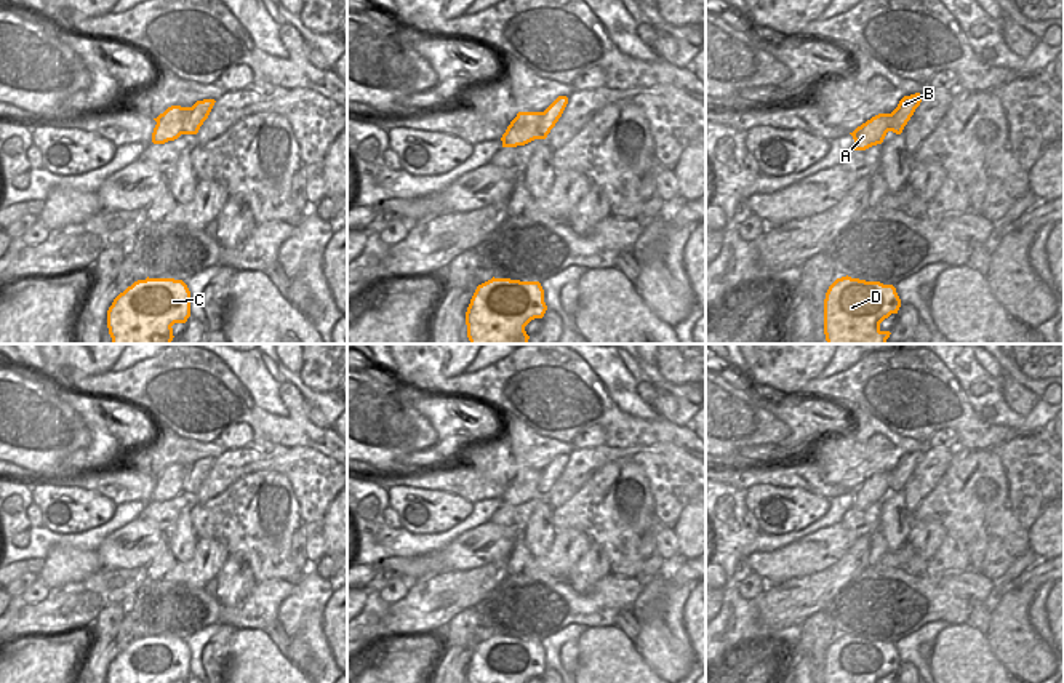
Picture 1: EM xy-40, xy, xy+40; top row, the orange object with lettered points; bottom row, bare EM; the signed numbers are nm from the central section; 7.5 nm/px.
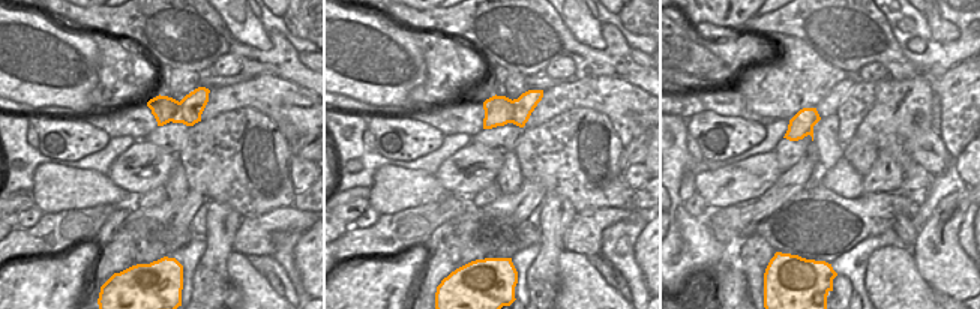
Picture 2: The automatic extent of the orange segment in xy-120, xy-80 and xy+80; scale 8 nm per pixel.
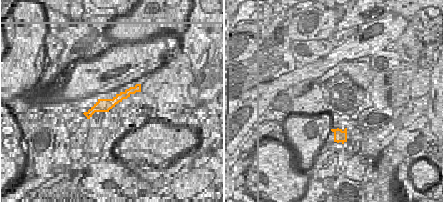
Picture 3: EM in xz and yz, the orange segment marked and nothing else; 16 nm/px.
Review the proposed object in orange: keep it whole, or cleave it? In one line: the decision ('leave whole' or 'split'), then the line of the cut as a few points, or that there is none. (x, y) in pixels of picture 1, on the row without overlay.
split; cut in xy-40 along (191, 466), (181, 491)

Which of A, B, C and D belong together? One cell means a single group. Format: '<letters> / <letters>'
A C D / B

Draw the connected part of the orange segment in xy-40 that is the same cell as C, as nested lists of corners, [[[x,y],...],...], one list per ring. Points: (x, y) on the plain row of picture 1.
[[[138,638],[107,669],[107,683],[174,683],[190,675],[190,649],[182,638]]]

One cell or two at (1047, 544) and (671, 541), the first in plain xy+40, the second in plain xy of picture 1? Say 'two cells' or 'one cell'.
two cells

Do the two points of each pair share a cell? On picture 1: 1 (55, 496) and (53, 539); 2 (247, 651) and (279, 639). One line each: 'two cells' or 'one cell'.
1: two cells
2: two cells

